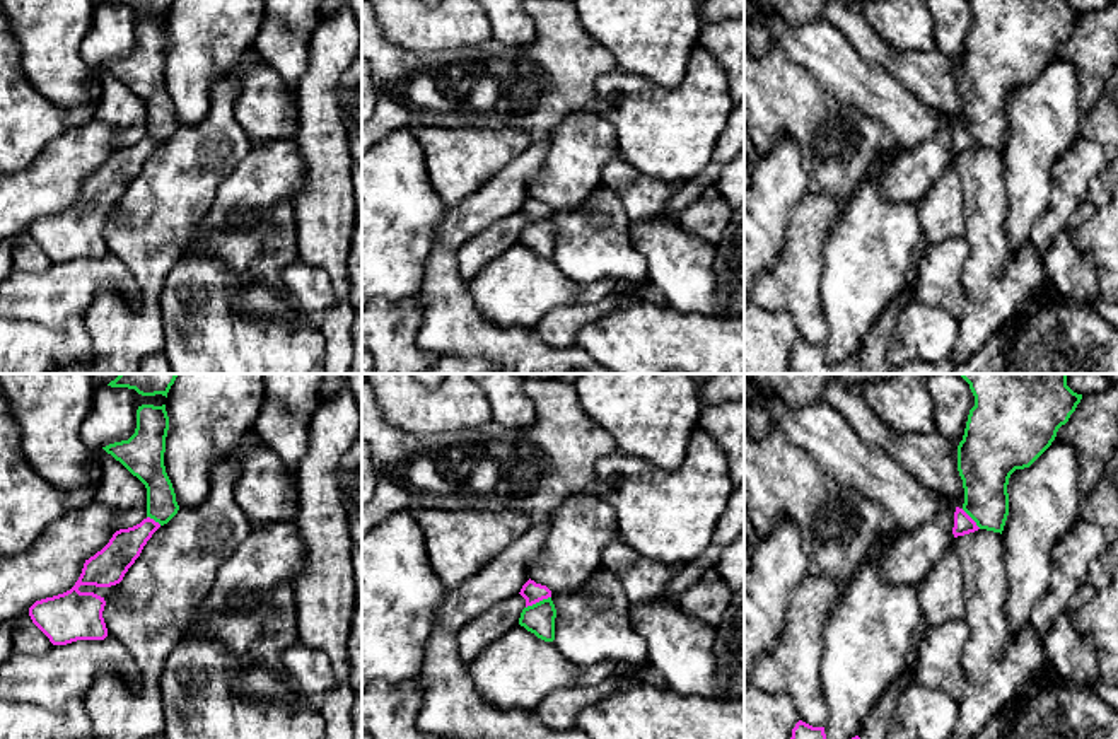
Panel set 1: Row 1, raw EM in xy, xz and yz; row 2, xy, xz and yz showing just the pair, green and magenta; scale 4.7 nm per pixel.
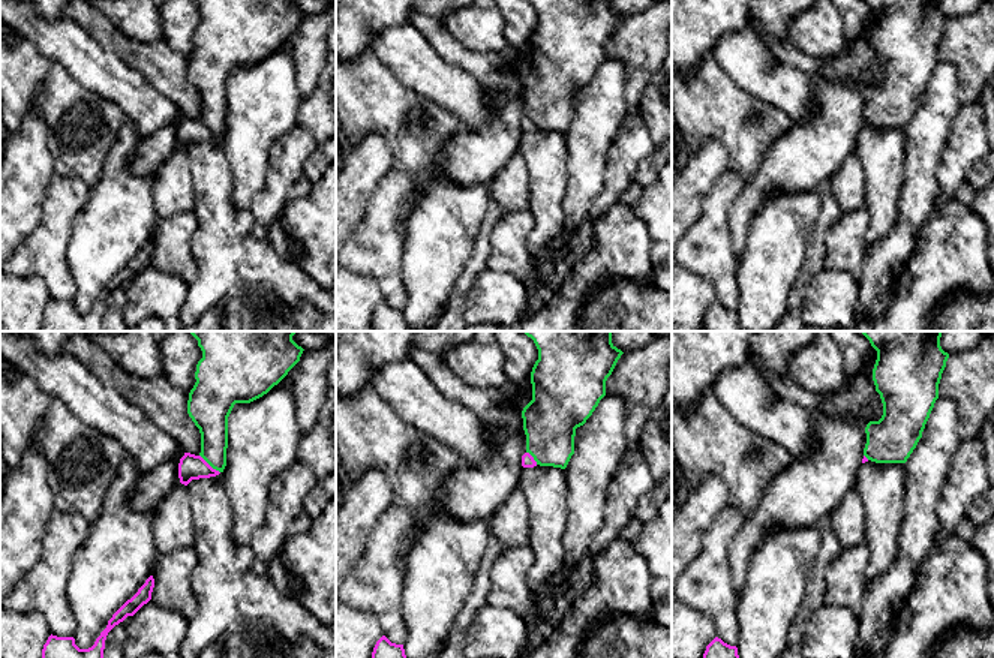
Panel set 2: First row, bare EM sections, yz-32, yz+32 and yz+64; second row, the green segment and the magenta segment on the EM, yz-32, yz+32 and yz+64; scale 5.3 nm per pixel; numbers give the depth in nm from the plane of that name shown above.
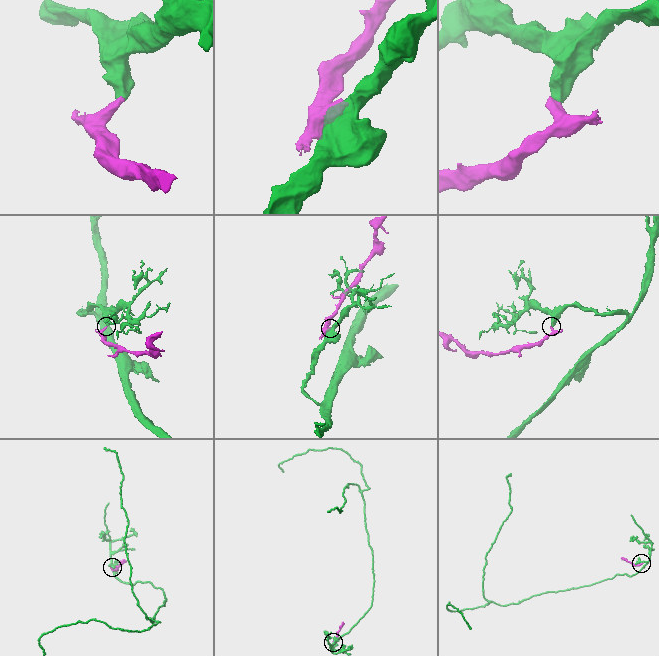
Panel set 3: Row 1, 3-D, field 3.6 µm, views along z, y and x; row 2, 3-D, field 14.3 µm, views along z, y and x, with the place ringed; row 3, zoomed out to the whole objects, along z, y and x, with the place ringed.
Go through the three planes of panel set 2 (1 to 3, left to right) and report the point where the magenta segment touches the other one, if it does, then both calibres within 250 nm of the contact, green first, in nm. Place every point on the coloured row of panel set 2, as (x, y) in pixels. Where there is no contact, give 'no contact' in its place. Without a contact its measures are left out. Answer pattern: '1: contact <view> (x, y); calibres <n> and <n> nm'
1: contact yz-32 (210, 465); calibres 180 and 140 nm
2: contact yz+32 (532, 456); calibres 300 and 70 nm
3: contact yz+64 (867, 457); calibres 260 and 20 nm

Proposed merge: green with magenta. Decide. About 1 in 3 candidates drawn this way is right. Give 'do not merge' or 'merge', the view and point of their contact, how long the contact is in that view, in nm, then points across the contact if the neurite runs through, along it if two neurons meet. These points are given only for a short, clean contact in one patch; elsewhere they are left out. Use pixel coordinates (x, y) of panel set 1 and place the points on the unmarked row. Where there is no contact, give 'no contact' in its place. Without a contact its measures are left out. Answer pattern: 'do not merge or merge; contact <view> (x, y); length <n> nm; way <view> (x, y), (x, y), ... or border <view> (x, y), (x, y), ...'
do not merge; contact xz (540, 219); length 130 nm; border xz (550, 214), (526, 226)

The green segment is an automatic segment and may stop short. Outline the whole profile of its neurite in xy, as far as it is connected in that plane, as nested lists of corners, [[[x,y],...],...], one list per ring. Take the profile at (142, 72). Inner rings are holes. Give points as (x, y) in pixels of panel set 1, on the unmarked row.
[[[142,22],[137,27],[135,51],[128,58],[102,65],[145,102],[147,135],[160,143],[167,142],[179,128],[164,84],[167,48],[166,22]]]

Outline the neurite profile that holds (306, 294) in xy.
[[[302,261],[282,271],[282,290],[265,283],[246,288],[234,302],[234,312],[242,319],[312,324],[319,328],[326,311],[336,304],[329,275]]]

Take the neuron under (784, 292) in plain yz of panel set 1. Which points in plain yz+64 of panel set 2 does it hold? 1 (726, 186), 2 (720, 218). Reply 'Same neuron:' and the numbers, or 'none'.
Same neuron: 1, 2

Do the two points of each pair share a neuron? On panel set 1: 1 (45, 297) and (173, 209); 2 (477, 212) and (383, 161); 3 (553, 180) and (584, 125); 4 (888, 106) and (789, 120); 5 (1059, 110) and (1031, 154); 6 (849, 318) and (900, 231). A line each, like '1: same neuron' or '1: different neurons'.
1: different neurons
2: different neurons
3: same neuron
4: different neurons
5: same neuron
6: same neuron

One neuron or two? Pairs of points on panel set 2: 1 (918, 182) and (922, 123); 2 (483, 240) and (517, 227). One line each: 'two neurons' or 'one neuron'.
1: one neuron
2: two neurons

